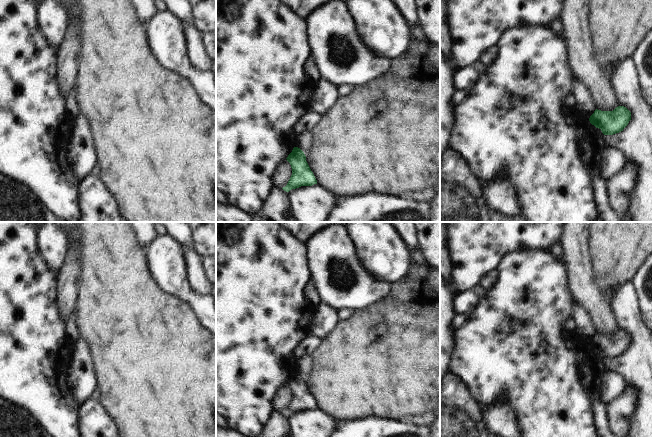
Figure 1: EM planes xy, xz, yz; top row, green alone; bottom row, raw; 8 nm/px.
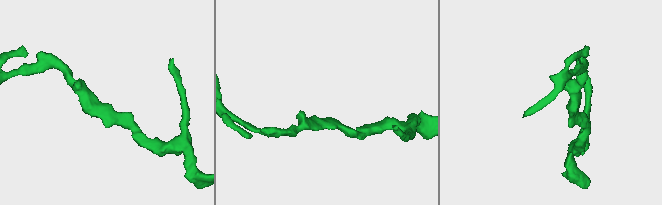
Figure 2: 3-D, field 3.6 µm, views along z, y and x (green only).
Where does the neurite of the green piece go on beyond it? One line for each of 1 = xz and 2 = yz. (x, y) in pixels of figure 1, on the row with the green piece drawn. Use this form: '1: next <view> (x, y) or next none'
1: next none
2: next none

